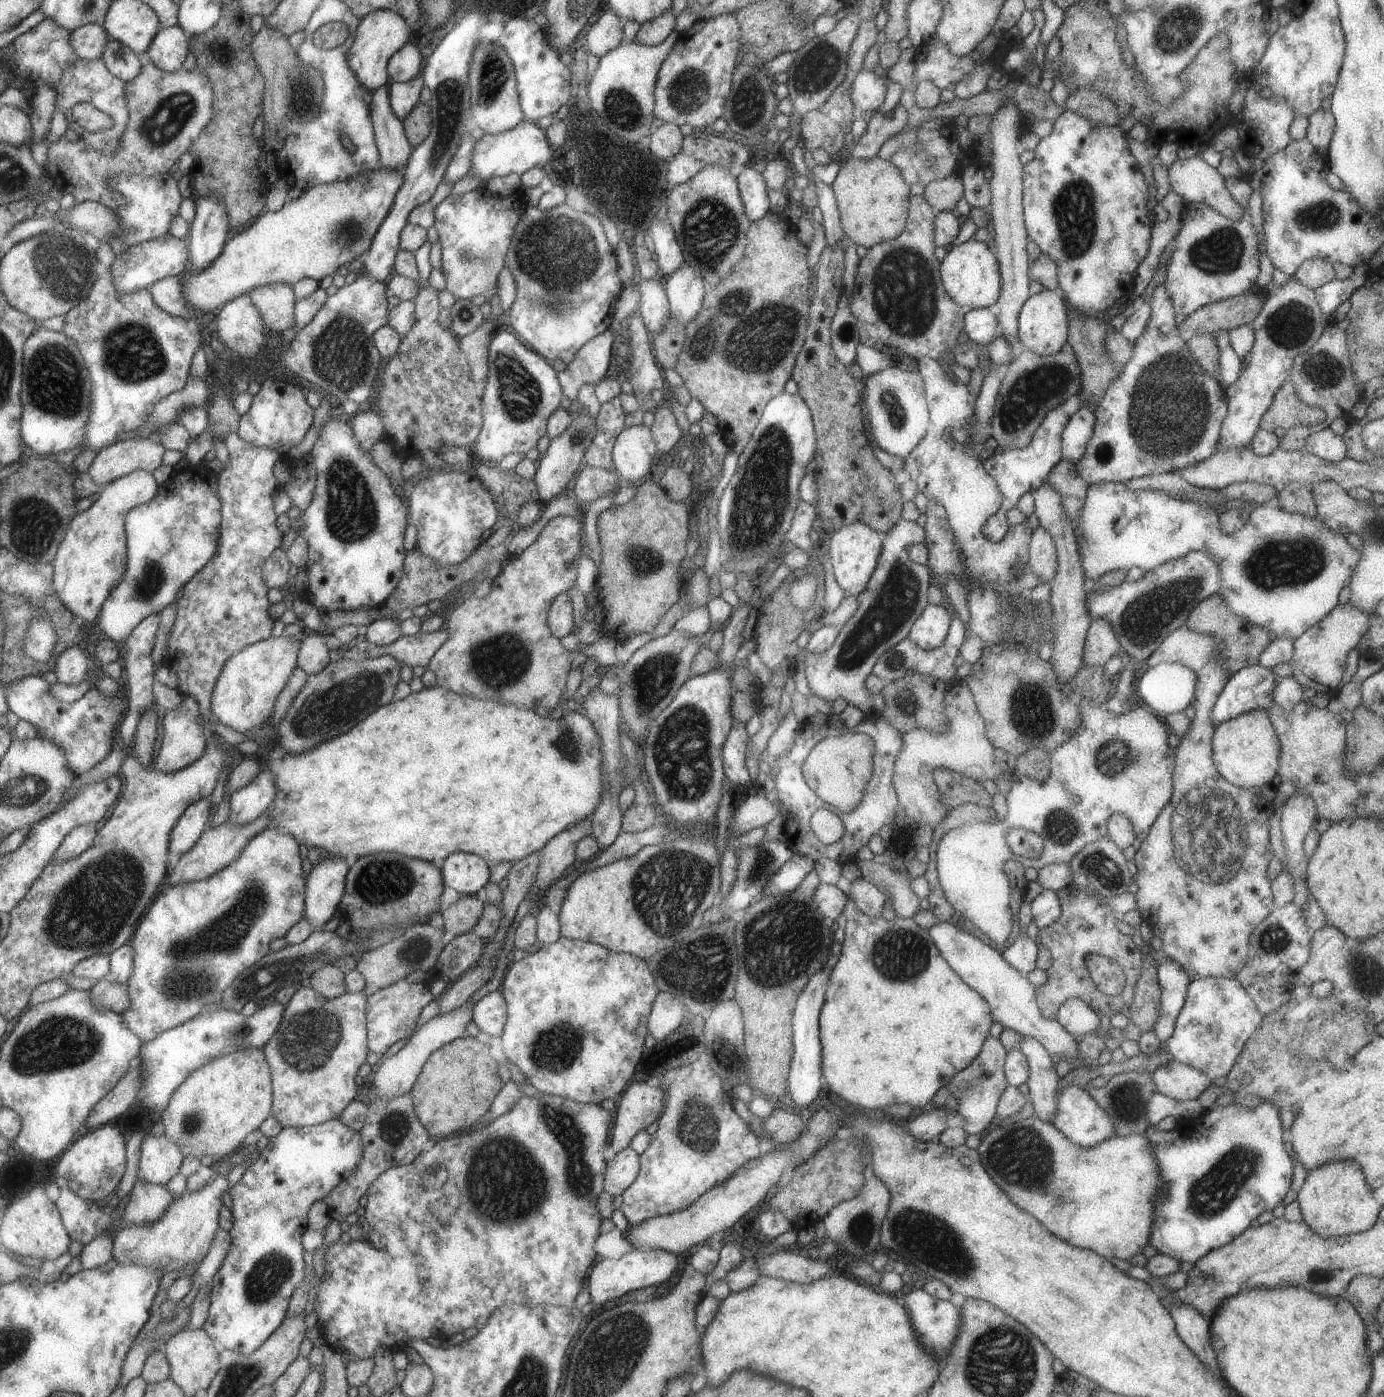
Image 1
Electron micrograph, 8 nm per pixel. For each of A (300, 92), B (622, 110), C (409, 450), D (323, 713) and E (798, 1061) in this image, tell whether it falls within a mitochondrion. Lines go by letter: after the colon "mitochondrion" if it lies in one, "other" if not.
A: mitochondrion
B: mitochondrion
C: other
D: mitochondrion
E: other

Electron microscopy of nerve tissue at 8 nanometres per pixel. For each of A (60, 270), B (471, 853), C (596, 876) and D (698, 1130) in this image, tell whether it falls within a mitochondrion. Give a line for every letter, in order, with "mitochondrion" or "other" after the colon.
A: mitochondrion
B: other
C: other
D: mitochondrion

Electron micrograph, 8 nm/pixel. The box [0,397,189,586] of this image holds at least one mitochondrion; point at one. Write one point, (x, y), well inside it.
(33, 524)

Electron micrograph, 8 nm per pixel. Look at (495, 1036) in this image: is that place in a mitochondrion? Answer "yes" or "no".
no

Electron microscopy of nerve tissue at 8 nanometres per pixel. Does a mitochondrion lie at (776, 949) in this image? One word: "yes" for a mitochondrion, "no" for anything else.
yes

